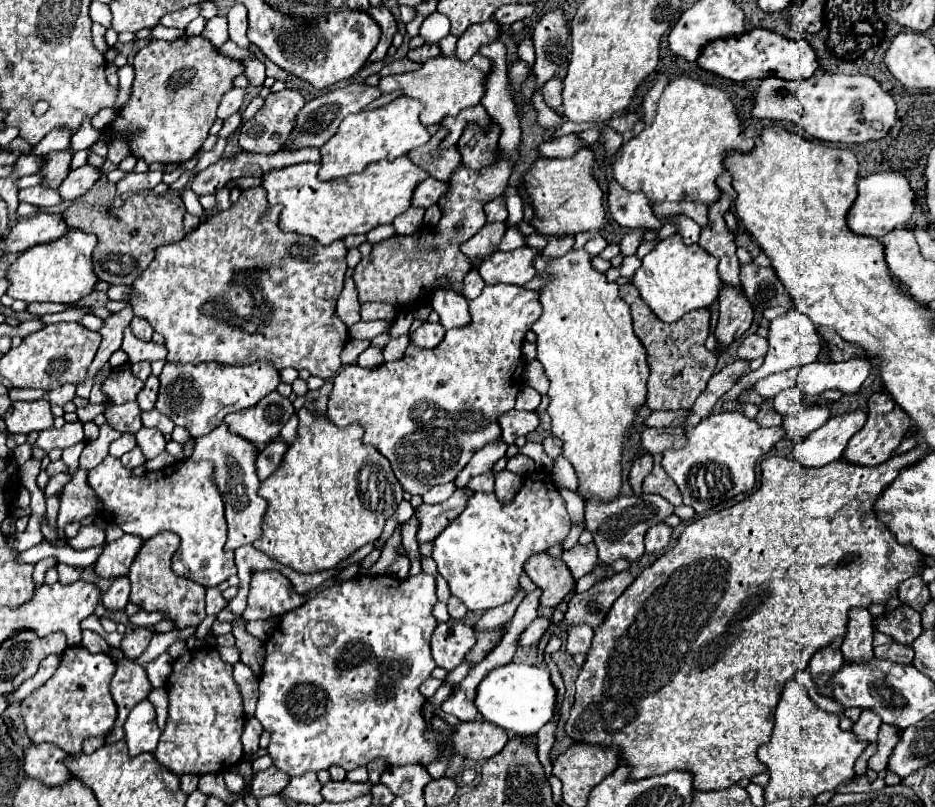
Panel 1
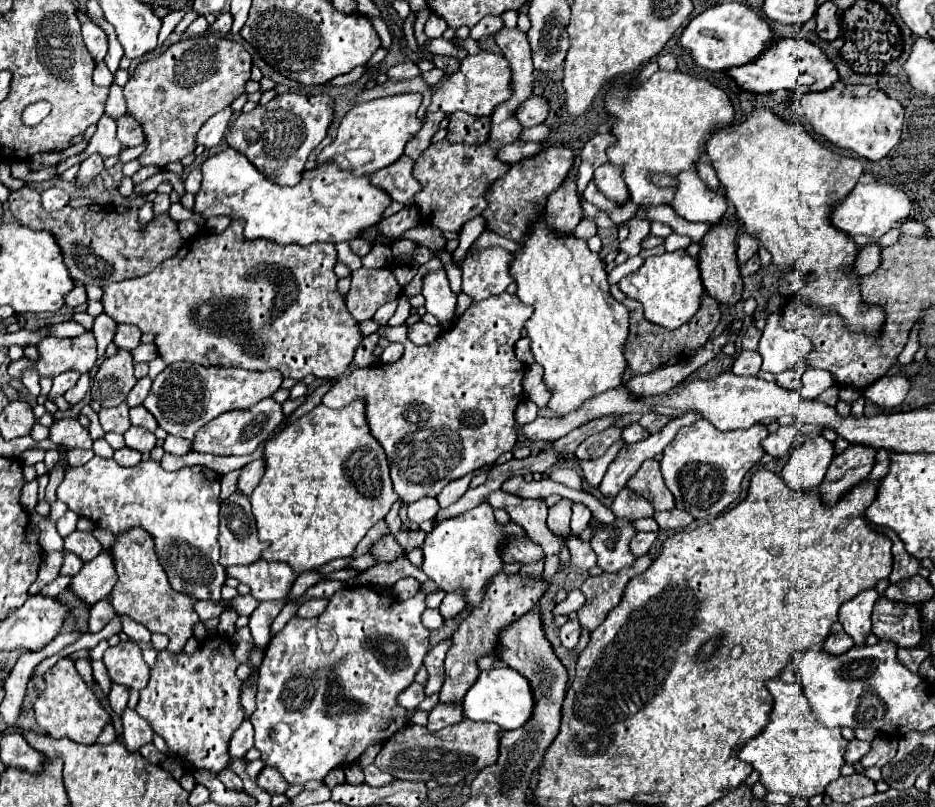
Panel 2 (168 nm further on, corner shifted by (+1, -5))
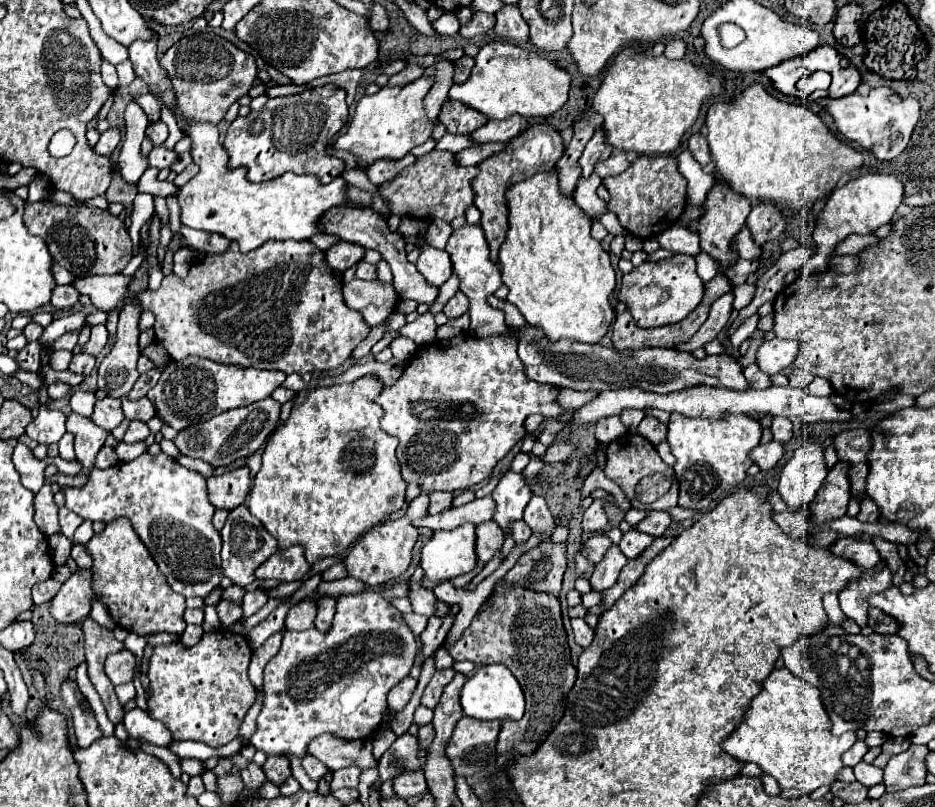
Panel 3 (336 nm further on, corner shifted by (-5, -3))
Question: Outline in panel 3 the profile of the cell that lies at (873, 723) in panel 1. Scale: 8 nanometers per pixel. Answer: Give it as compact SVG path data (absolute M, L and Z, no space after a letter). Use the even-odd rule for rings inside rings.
M858 740L858 742L848 750L848 752L844 752L842 762L844 762L846 766L856 766L868 750L870 750L870 746L868 746L864 740Z

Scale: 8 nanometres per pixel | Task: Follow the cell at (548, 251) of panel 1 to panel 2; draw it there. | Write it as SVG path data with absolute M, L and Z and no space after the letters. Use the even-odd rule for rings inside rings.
M570 170L564 182L548 196L546 222L558 232L572 232L580 218L582 208L576 194L576 172Z

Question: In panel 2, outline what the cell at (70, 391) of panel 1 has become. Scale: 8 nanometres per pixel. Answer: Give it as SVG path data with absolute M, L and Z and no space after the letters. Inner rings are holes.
M68 370L68 372L62 372L54 378L54 386L50 390L50 396L62 396L68 388L72 388L76 384L76 380L80 378L80 372L76 370Z

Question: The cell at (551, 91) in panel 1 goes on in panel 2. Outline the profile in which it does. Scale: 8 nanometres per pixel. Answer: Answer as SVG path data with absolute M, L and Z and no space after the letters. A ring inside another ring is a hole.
M530 96L526 102L522 102L518 108L516 108L516 118L518 122L522 124L522 128L532 128L532 126L538 126L546 120L548 116L548 102L540 96Z

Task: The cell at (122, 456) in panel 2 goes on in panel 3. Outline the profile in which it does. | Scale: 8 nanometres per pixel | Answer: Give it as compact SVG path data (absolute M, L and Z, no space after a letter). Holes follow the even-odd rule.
M120 442L114 450L116 450L120 462L130 462L130 460L134 460L134 458L138 458L140 454L146 452L146 444L144 444L144 442L136 442L136 444Z

